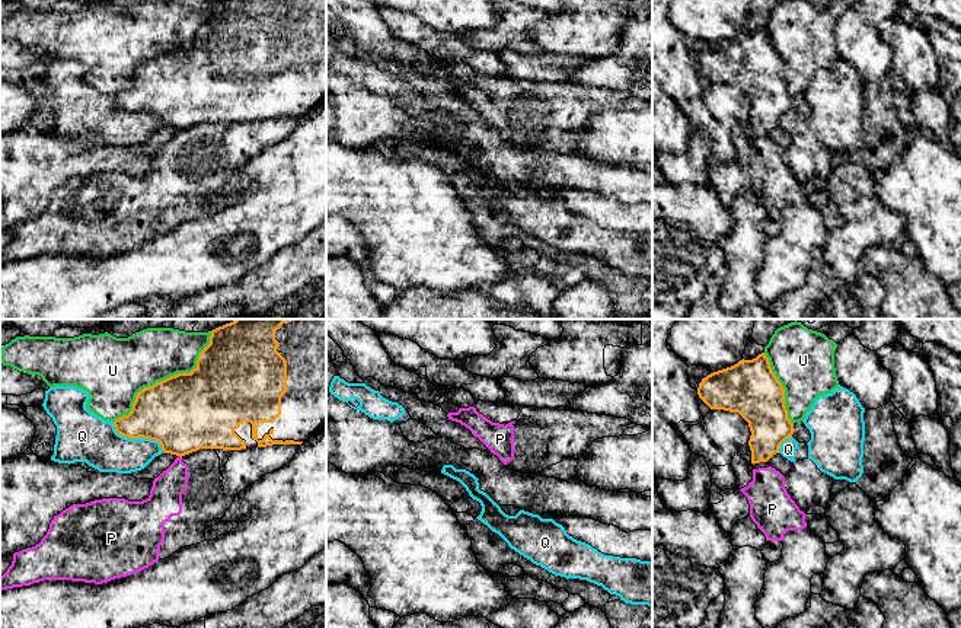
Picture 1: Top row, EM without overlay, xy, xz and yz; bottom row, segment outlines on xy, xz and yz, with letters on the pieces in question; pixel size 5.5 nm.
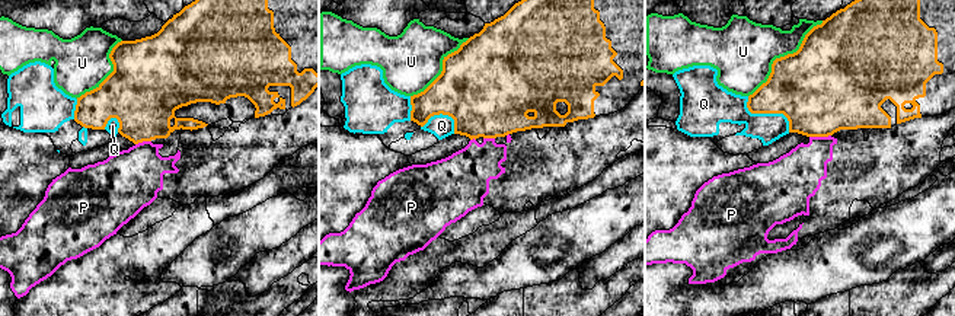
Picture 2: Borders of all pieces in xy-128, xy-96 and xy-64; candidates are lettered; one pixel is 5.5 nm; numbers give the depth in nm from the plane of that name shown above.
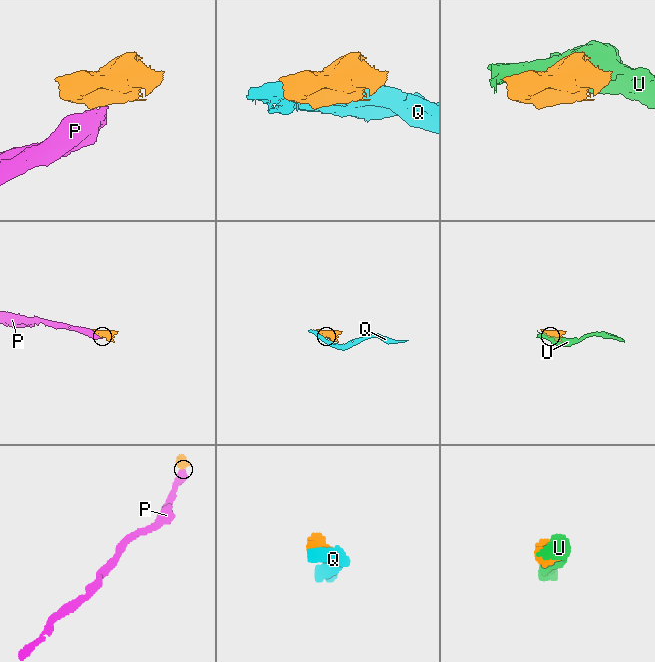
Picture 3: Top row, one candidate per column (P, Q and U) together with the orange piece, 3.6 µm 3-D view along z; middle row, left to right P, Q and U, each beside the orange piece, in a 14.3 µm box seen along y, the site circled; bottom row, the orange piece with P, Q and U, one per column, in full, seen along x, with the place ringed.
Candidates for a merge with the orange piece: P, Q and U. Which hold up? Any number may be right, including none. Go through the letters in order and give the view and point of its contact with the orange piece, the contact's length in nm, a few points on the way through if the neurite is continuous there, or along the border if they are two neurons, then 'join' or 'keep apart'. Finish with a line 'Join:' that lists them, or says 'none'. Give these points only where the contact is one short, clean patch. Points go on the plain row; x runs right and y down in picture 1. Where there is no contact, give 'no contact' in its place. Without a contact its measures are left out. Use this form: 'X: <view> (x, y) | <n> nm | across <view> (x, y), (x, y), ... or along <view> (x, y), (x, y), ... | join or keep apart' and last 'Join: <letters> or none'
P: xy (179, 128) | 30 nm | along xy (178, 128), (181, 131) | keep apart
Q: xy (137, 111) | 340 nm | keep apart
U: xy (168, 51) | 750 nm | keep apart
Join: none

